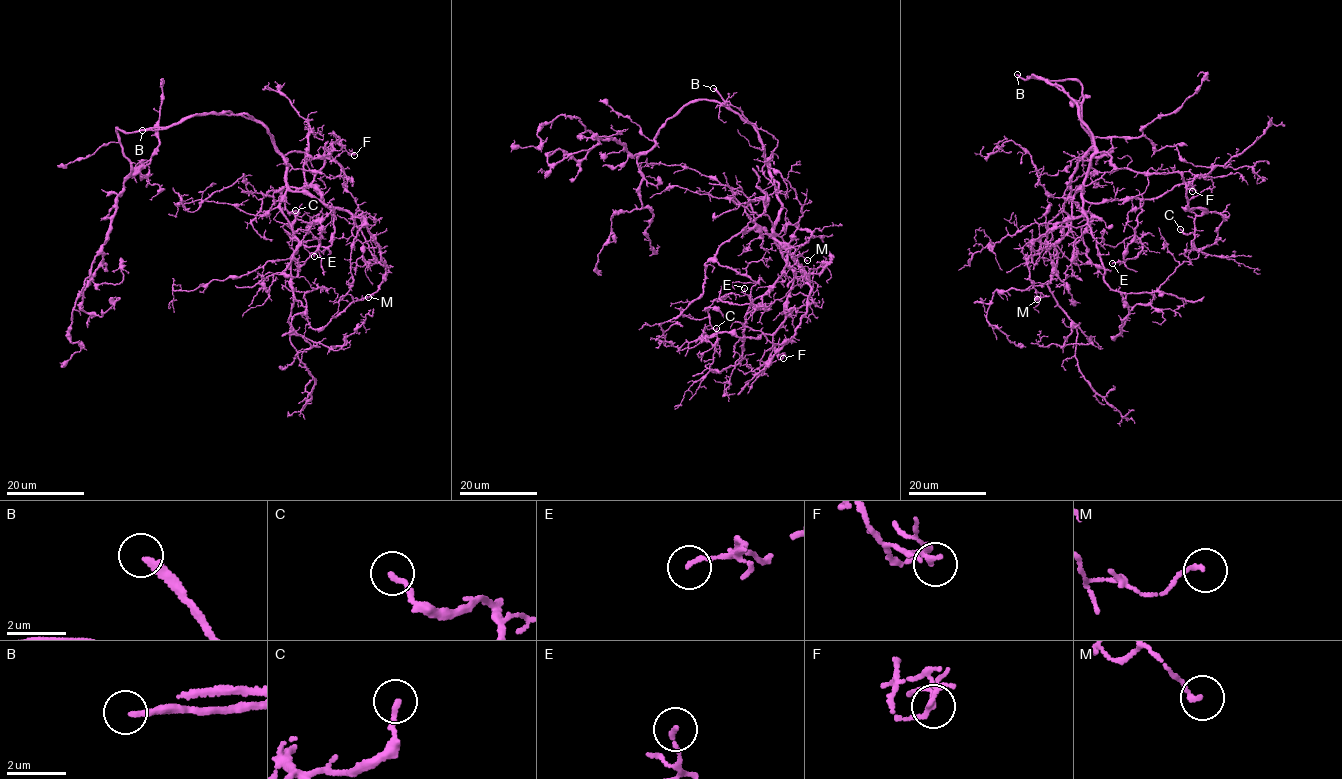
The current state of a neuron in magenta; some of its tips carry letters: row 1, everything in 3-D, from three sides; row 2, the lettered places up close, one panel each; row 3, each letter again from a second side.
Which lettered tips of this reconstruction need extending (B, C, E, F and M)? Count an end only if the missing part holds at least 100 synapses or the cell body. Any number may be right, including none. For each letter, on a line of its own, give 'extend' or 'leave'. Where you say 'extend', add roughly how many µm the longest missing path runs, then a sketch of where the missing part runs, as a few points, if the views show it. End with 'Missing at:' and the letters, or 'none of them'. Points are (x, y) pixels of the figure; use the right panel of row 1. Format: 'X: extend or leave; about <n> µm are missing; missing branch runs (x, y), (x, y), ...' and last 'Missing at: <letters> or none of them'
B: extend; about 30 µm are missing; missing branch runs (1017, 74), (1010, 72), (991, 78), (966, 64), (959, 55), (965, 44)
C: leave
E: leave
F: leave
M: leave
Missing at: B

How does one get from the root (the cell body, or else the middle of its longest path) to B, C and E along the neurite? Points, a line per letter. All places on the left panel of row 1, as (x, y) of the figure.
B: (240, 115), (188, 116), (166, 128), (142, 130)
C: (240, 115), (263, 125), (284, 155), (320, 158), (333, 146), (313, 180), (284, 187), (285, 207), (295, 210)
E: (240, 115), (266, 128), (286, 165), (290, 188), (322, 197), (314, 185), (334, 214), (331, 244), (314, 256)

